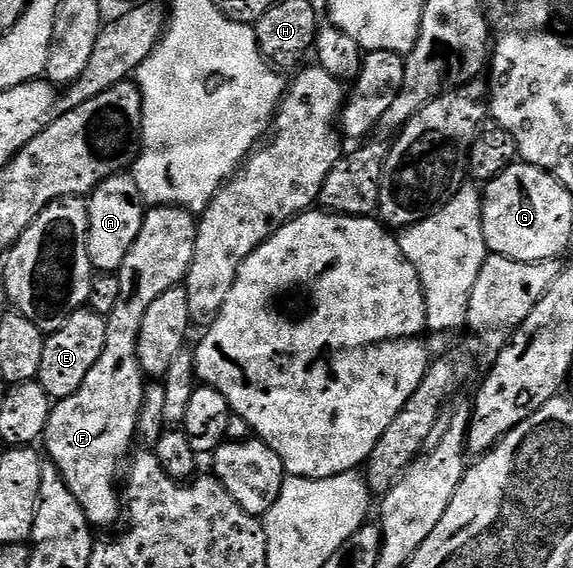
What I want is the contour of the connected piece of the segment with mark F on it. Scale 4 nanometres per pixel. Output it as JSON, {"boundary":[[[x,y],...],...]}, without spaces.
{"boundary":[[[155,205],[143,212],[140,233],[136,235],[130,250],[124,255],[122,266],[118,268],[116,274],[120,295],[116,299],[116,305],[106,317],[106,334],[100,357],[96,359],[92,371],[84,375],[84,383],[80,383],[77,391],[61,398],[51,408],[44,434],[45,456],[60,471],[68,491],[72,491],[76,503],[82,508],[91,526],[110,525],[117,517],[119,520],[120,493],[117,488],[114,490],[114,476],[118,473],[118,460],[122,456],[123,458],[127,456],[126,451],[130,443],[135,442],[138,413],[143,405],[144,374],[136,351],[140,319],[144,319],[144,311],[148,309],[148,303],[152,303],[152,299],[185,282],[186,272],[192,263],[197,230],[198,222],[195,214],[188,209],[181,209],[179,205]]]}

